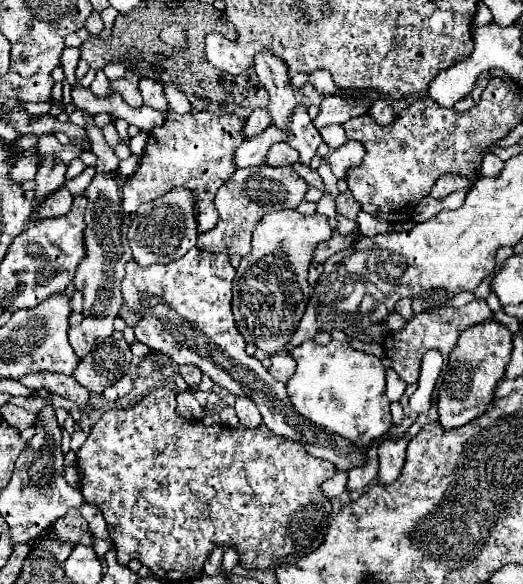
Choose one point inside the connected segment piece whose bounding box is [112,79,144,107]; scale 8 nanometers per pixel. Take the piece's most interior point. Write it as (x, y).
(131, 94)

